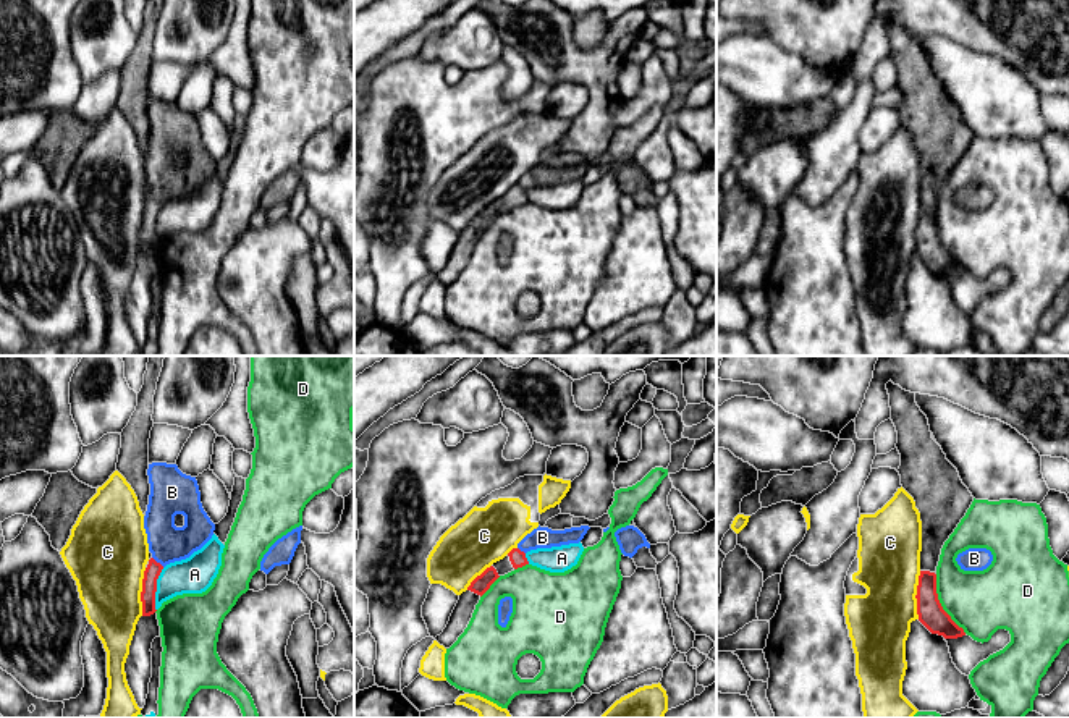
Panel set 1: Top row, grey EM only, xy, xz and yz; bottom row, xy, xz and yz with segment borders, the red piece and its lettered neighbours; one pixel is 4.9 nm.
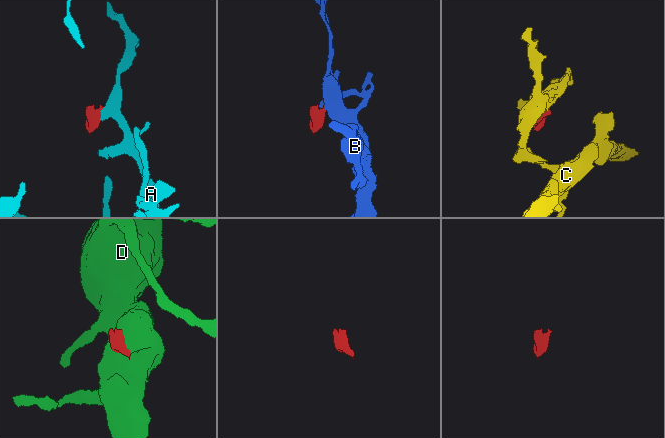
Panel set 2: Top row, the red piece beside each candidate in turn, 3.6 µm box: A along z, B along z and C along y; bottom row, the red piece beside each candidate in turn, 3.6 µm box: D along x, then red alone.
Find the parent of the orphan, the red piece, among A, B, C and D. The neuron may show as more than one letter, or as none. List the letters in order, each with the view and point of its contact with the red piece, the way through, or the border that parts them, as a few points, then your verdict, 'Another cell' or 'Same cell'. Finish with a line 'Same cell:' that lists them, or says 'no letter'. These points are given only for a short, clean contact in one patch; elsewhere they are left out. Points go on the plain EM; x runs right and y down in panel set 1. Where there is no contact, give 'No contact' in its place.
A: Touches red at xy (156, 227). Boundary: xy (164, 206), (157, 217), (156, 248). Another cell
B: Touches red at xy (159, 201). Boundary: xy (152, 194), (164, 204). Another cell
C: Touches red at xy (141, 230). Boundary: xy (146, 206), (141, 253). Another cell
D: Touches red at yz (940, 241). Another cell
Same cell: no letter

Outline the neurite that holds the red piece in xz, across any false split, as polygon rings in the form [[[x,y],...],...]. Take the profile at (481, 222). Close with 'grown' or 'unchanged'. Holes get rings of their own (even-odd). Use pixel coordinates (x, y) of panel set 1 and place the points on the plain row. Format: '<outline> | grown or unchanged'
[[[513,186],[503,197],[493,201],[480,213],[477,213],[467,228],[459,233],[459,238],[450,254],[446,265],[440,273],[435,275],[435,278],[445,286],[450,286],[467,265],[475,243],[479,241],[480,234],[490,226],[490,223],[500,213],[505,213],[526,202],[529,202],[526,191],[519,186]]] | grown

